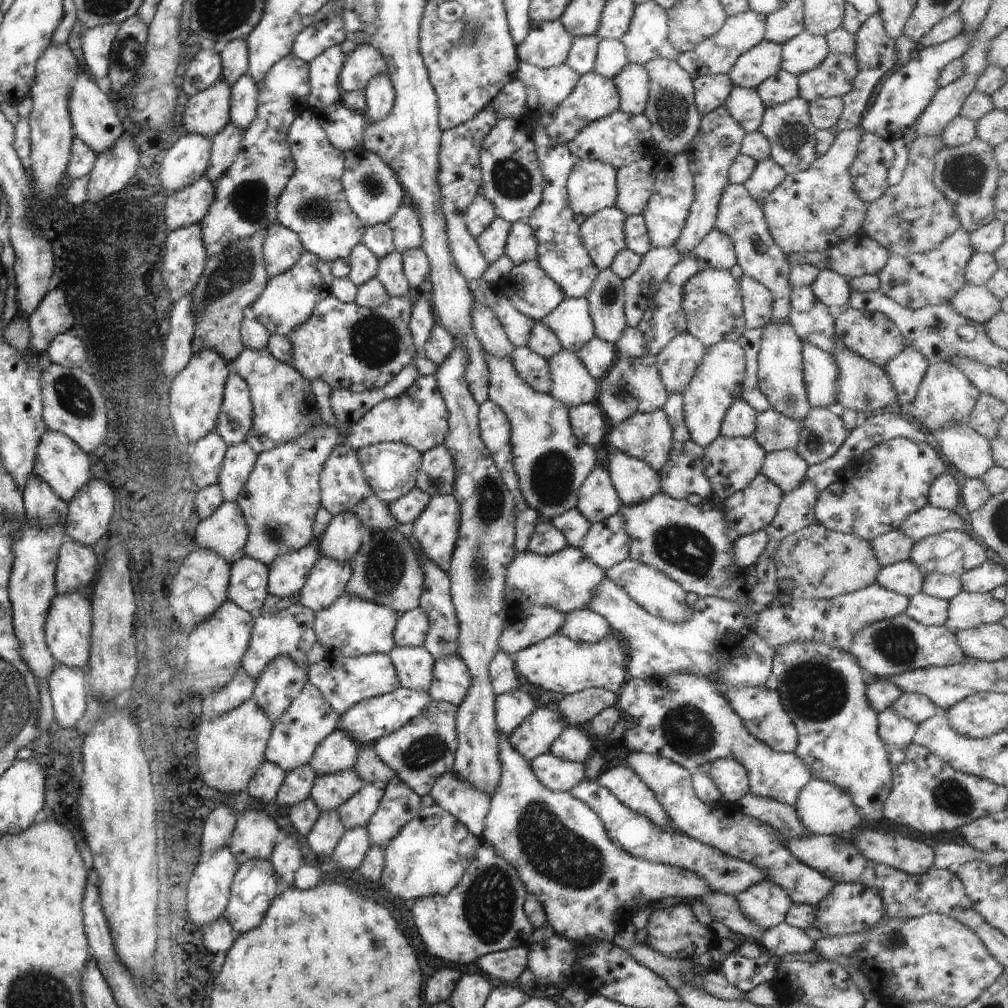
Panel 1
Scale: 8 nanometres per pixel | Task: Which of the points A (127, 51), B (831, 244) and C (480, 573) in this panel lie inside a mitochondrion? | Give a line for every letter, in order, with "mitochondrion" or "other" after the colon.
A: mitochondrion
B: other
C: mitochondrion

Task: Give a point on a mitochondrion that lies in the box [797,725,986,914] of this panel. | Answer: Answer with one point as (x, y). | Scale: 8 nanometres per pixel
(952, 796)

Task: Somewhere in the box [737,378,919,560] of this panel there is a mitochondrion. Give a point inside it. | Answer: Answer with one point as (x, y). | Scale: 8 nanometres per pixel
(815, 441)

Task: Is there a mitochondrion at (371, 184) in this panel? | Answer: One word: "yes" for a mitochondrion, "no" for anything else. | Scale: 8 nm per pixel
yes

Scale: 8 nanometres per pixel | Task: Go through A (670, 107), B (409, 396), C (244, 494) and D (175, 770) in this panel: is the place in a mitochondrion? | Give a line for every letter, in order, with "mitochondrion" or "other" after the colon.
A: mitochondrion
B: other
C: other
D: other

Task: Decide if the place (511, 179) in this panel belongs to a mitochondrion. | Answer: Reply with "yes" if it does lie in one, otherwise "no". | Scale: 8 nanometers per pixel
yes

